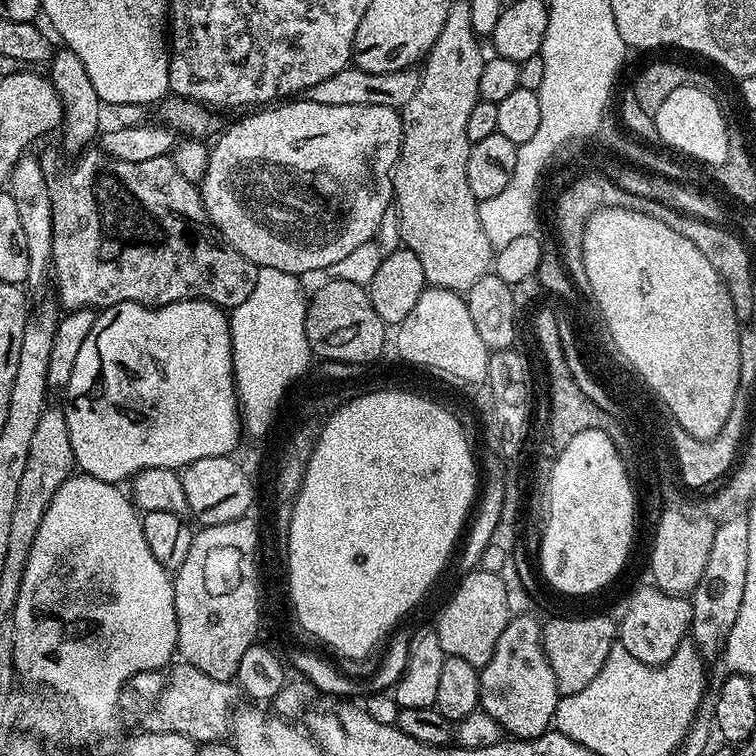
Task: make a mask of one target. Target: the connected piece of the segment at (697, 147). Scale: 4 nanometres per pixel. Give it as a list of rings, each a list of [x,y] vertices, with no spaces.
[[[689,84],[674,90],[654,114],[661,141],[704,164],[719,166],[726,162],[729,121],[724,120],[724,112],[716,98],[713,93]]]

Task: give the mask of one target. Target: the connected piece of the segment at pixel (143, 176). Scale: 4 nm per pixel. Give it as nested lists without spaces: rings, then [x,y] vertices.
[[[167,155],[152,158],[146,162],[124,162],[120,160],[115,160],[110,158],[108,160],[100,160],[100,168],[108,168],[108,172],[112,172],[112,176],[117,176],[120,180],[120,193],[117,196],[108,196],[108,200],[112,200],[112,204],[104,204],[104,224],[92,224],[92,228],[82,227],[82,220],[80,218],[75,218],[75,220],[62,220],[66,218],[60,218],[55,221],[52,225],[52,256],[53,256],[53,267],[54,267],[54,280],[56,276],[56,282],[60,286],[60,300],[59,303],[63,305],[65,309],[71,310],[74,308],[90,308],[93,310],[103,310],[108,307],[109,304],[117,304],[118,302],[138,302],[139,304],[146,304],[149,306],[159,306],[161,304],[173,304],[179,300],[209,300],[210,303],[218,305],[218,307],[231,310],[242,306],[242,302],[246,302],[246,298],[250,298],[250,293],[254,291],[254,282],[256,281],[257,267],[250,262],[250,258],[246,258],[242,254],[238,254],[238,250],[234,250],[230,245],[225,242],[224,237],[221,236],[220,231],[216,229],[215,224],[212,223],[210,214],[206,210],[204,205],[204,199],[200,197],[200,189],[195,183],[191,184],[193,181],[186,174],[182,174],[182,170],[178,170],[175,159],[169,158]]]

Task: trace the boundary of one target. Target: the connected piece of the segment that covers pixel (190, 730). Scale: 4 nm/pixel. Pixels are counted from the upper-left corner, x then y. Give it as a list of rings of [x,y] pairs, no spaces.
[[[187,662],[178,664],[177,668],[167,669],[168,677],[165,678],[156,701],[141,714],[139,727],[145,732],[184,735],[197,745],[223,741],[230,732],[230,721],[234,715],[232,703],[238,697],[237,685],[229,681],[216,681]]]

